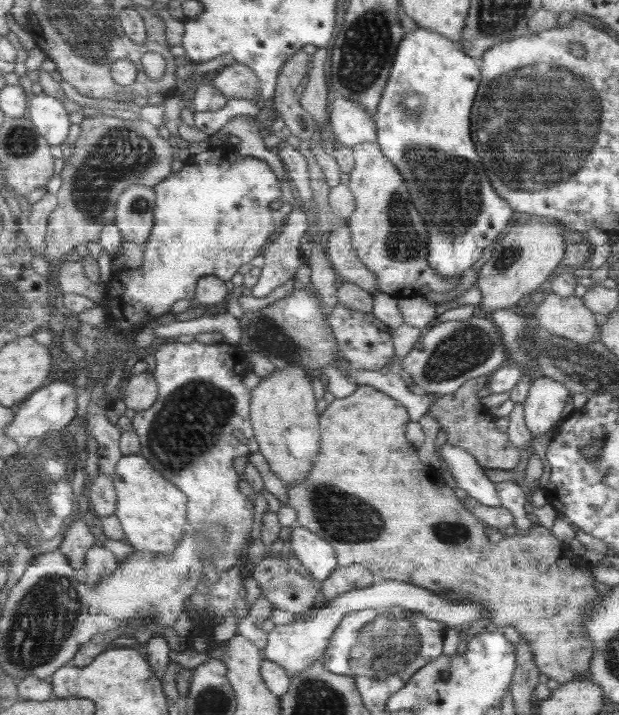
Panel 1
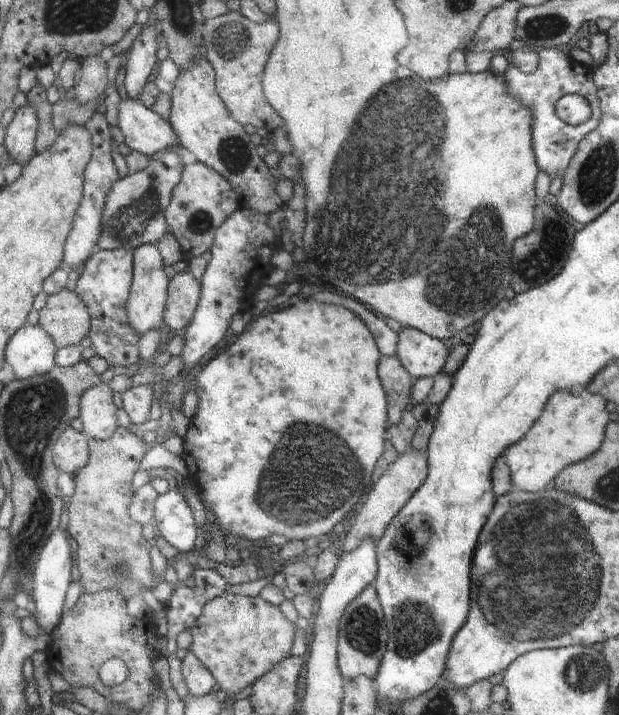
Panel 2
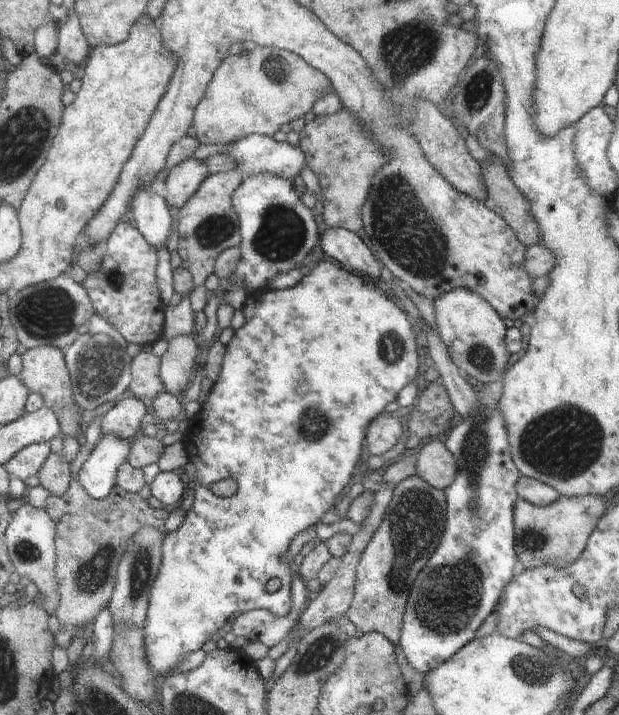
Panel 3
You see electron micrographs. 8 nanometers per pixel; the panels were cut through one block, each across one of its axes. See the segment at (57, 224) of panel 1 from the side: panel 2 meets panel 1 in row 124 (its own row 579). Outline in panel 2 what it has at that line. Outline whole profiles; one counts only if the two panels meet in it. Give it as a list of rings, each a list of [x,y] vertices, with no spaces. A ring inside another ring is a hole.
[[[118,428],[108,440],[89,439],[89,463],[74,473],[75,490],[67,498],[66,506],[66,530],[78,542],[76,563],[82,593],[118,590],[127,601],[134,594],[152,591],[150,570],[154,564],[154,544],[150,544],[146,528],[136,524],[128,514],[133,498],[130,487],[138,480],[136,471],[149,447],[131,428]]]

